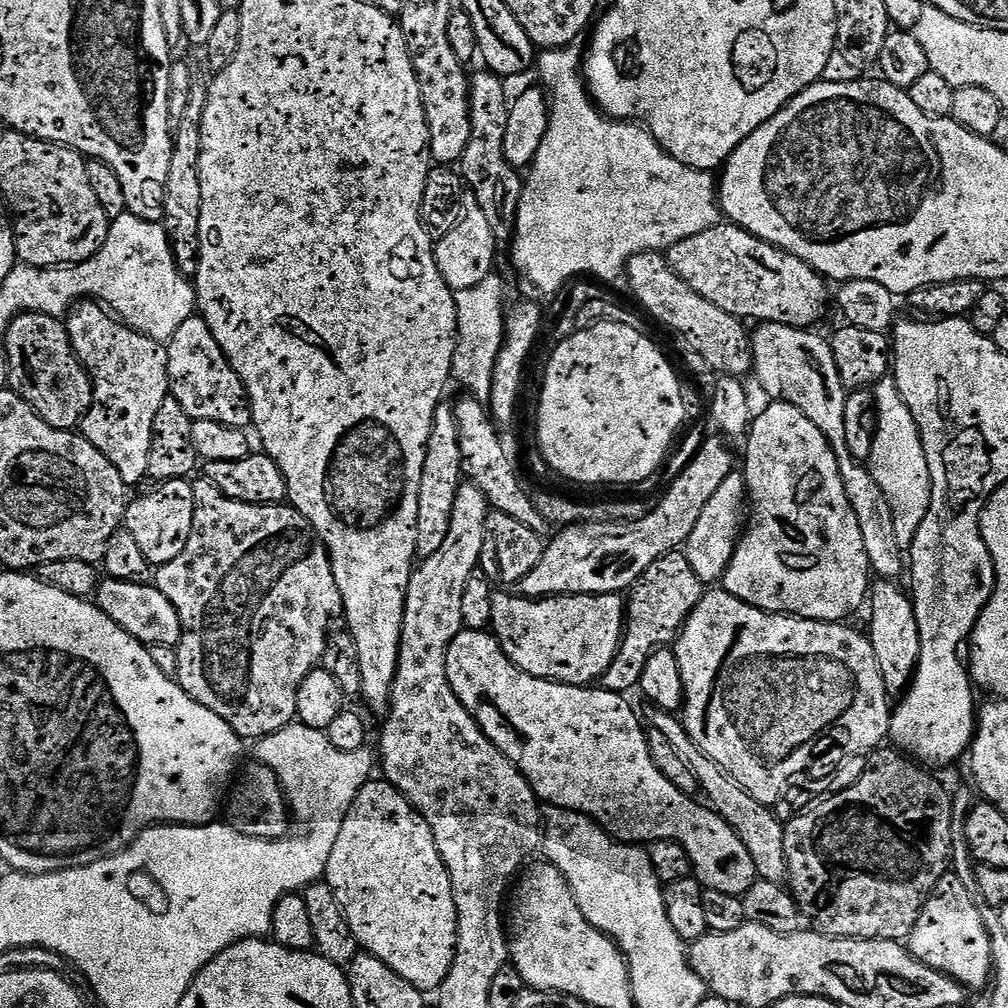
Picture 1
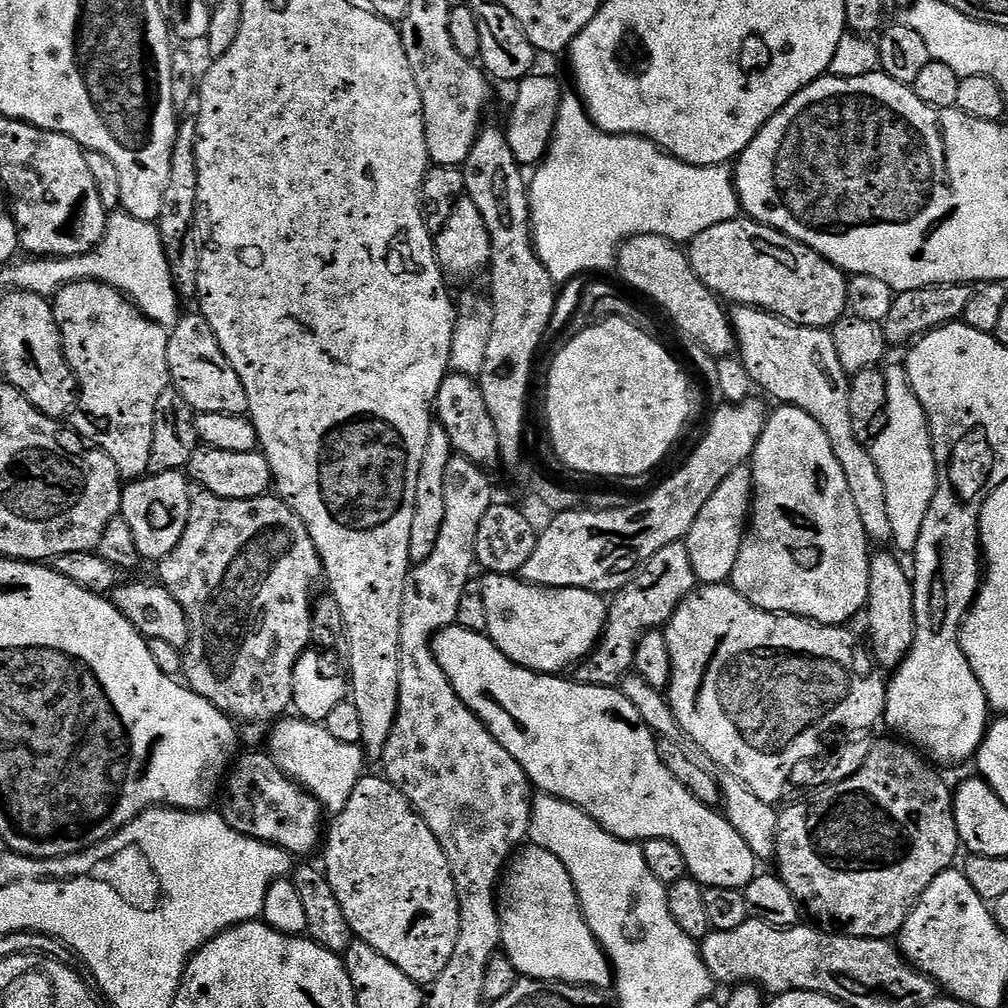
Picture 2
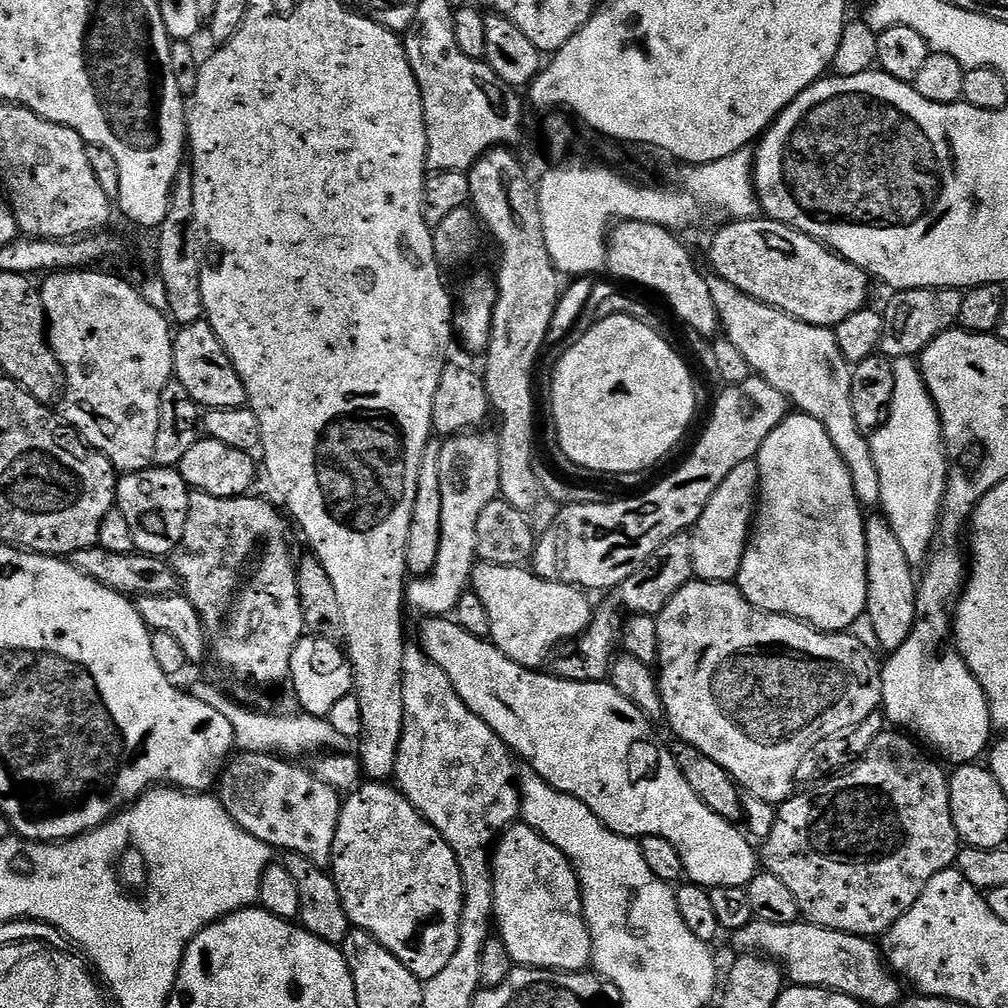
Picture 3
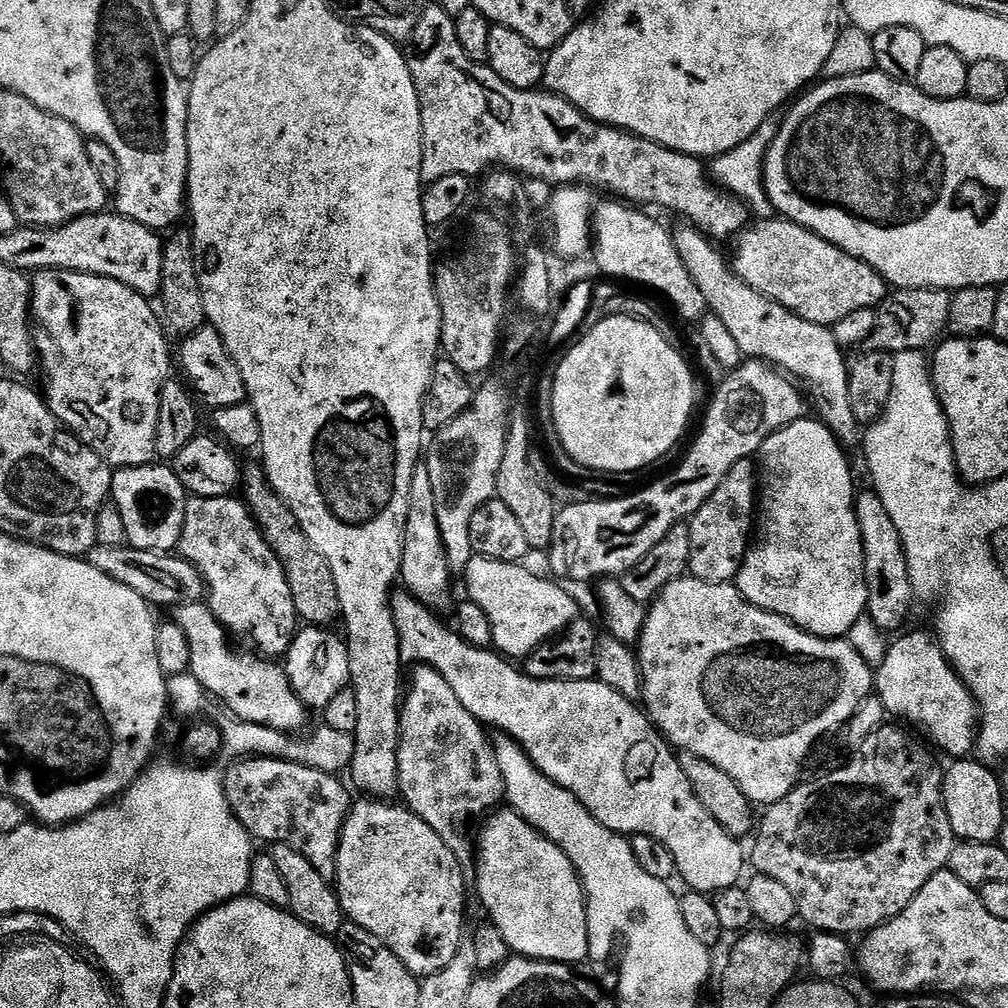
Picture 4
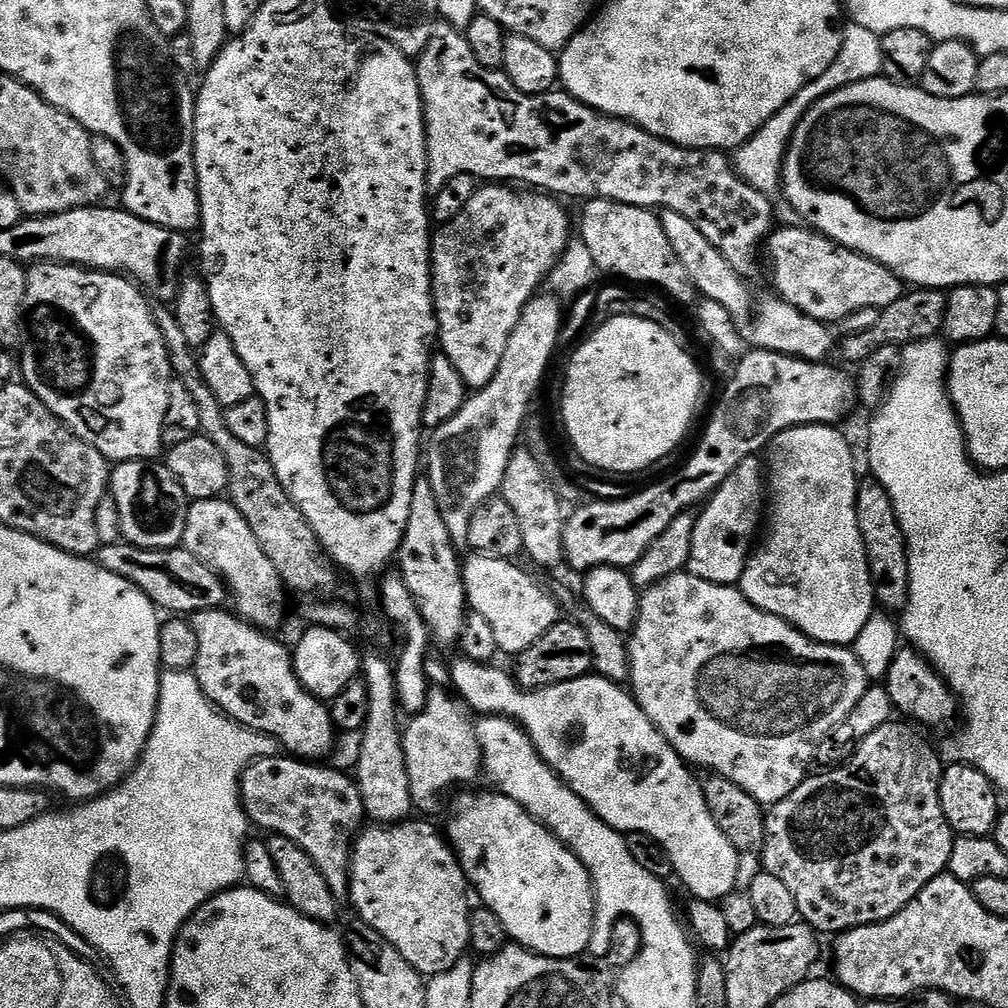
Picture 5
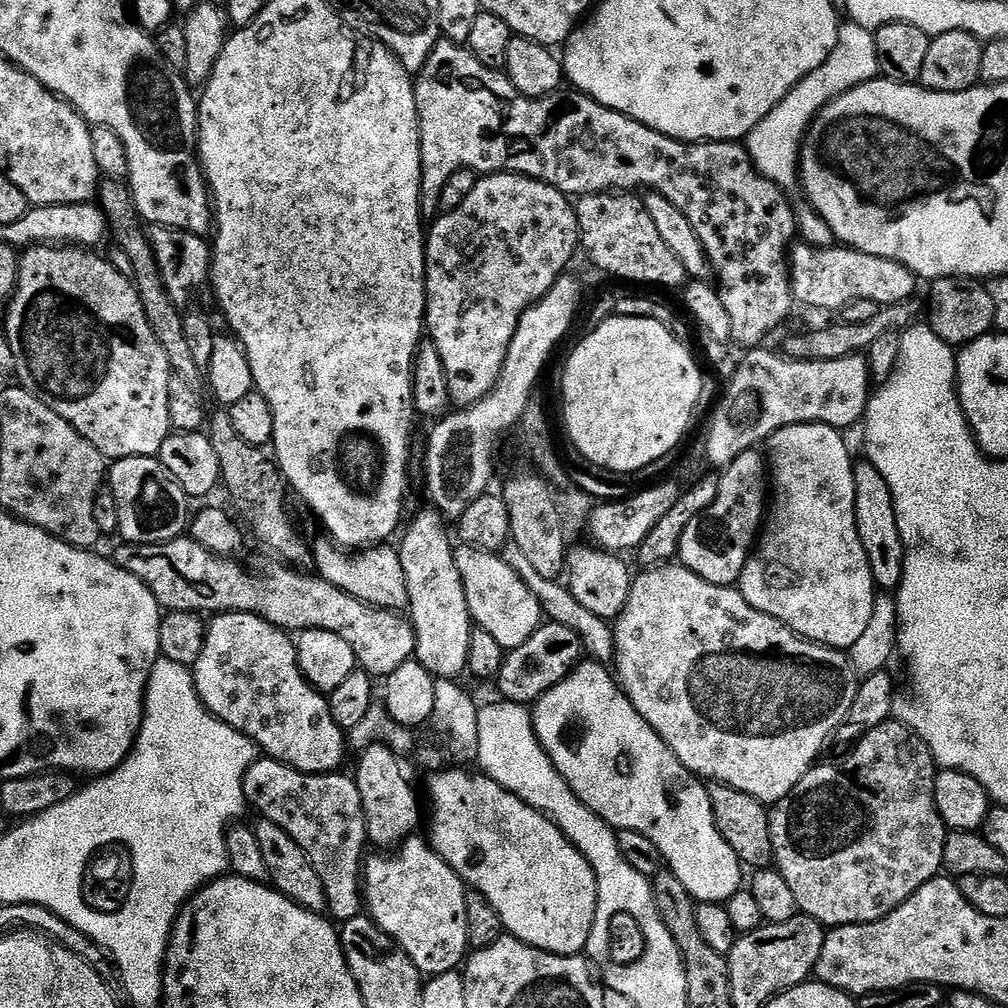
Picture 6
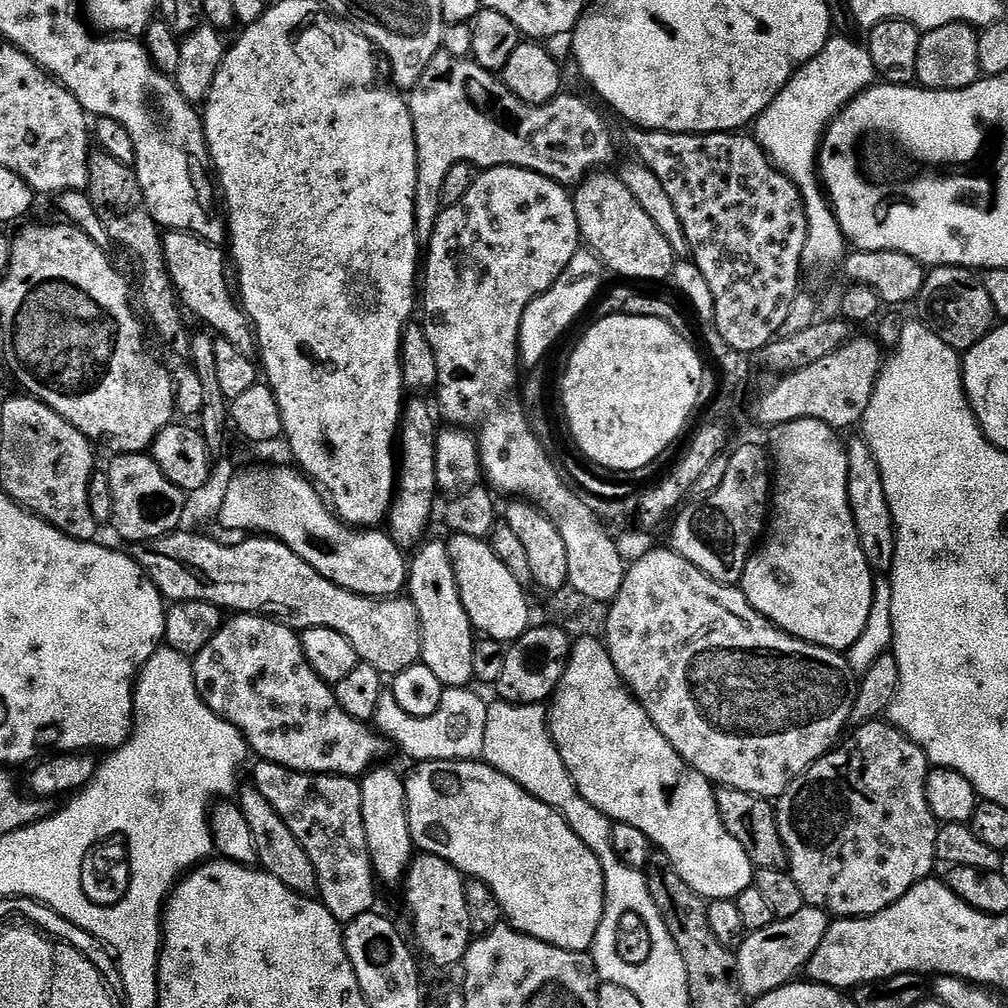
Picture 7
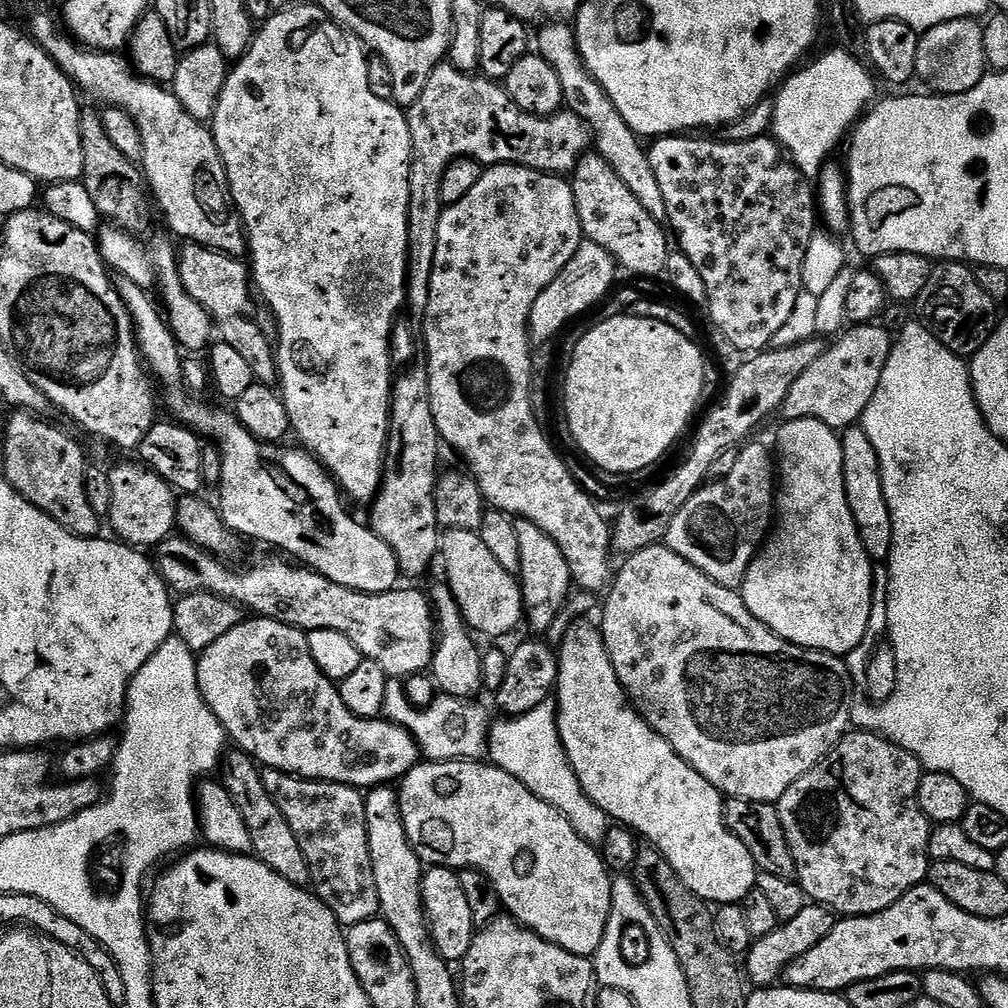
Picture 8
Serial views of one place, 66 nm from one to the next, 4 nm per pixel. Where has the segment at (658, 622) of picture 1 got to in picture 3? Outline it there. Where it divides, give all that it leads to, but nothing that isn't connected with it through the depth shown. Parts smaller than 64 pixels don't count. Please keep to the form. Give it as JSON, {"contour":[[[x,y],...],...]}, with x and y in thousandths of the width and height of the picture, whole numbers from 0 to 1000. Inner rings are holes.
{"contour":[[[676,530],[665,534],[621,577],[617,577],[614,583],[610,584],[607,600],[604,603],[592,602],[587,608],[587,618],[582,625],[571,632],[570,635],[553,642],[542,656],[542,663],[549,671],[555,675],[564,675],[565,677],[585,677],[594,679],[604,674],[607,666],[607,656],[613,647],[615,629],[621,614],[620,608],[628,611],[649,611],[655,610],[655,606],[688,574],[687,565],[687,551],[685,542],[687,533],[683,530]],[[615,602],[620,603],[620,608],[615,608]]]}

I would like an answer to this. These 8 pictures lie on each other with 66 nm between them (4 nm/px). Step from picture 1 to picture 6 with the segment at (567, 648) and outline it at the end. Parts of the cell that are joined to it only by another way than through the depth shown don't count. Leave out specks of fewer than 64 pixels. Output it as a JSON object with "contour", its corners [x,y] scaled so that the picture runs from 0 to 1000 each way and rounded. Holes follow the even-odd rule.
{"contour":[[[456,542],[452,544],[452,557],[454,569],[458,569],[458,581],[462,585],[462,597],[469,620],[482,625],[482,629],[490,629],[494,641],[498,641],[501,645],[518,641],[518,637],[522,637],[522,633],[526,633],[526,629],[530,629],[530,625],[534,625],[538,618],[536,598],[534,593],[526,589],[526,585],[522,585],[522,577],[518,577],[518,573],[514,573],[514,569],[510,569],[510,565],[502,562],[498,552],[491,548],[479,548],[473,544]]]}

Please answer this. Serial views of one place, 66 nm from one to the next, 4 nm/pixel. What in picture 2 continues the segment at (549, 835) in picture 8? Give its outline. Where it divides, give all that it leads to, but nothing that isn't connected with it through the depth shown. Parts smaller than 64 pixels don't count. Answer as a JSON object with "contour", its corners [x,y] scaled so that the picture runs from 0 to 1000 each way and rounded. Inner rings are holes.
{"contour":[[[520,839],[509,848],[508,852],[504,854],[499,870],[494,878],[494,900],[496,903],[496,936],[498,944],[499,947],[505,948],[508,952],[508,957],[512,959],[513,965],[517,969],[526,972],[546,972],[553,976],[573,976],[576,980],[589,980],[592,982],[603,982],[608,979],[609,969],[607,957],[603,955],[603,947],[596,942],[595,936],[589,931],[589,927],[581,915],[579,905],[575,901],[575,892],[571,886],[571,880],[562,863],[562,859],[558,859],[558,855],[554,855],[554,851],[550,851],[550,847],[546,847],[546,843],[531,839]]]}

